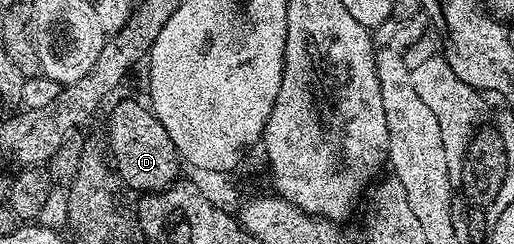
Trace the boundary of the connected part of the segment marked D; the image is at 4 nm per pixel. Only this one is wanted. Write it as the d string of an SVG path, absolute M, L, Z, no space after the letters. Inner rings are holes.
M139 102L117 103L111 110L111 119L107 122L107 138L111 141L109 158L113 163L114 173L129 189L139 190L138 192L158 192L166 190L180 177L179 150L173 144L173 140L169 140L165 124L157 120L150 105L143 103L142 106Z

